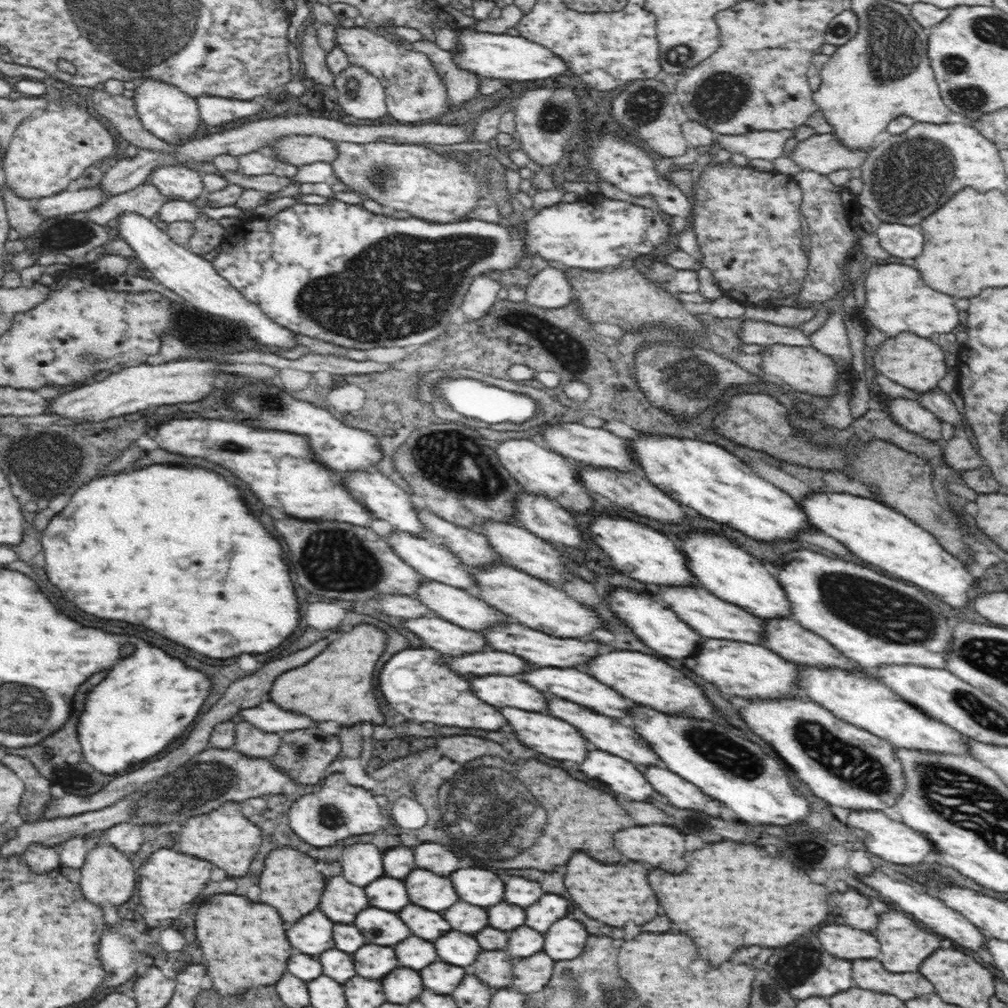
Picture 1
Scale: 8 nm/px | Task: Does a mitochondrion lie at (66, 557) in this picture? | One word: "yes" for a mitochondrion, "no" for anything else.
no

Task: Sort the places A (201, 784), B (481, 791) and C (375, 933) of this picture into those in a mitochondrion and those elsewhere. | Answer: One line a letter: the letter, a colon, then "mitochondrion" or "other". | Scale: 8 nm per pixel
A: mitochondrion
B: mitochondrion
C: other

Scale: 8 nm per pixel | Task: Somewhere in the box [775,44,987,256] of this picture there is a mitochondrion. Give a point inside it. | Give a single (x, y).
(910, 176)

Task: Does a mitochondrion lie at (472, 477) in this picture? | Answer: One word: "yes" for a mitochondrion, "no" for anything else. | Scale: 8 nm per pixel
yes

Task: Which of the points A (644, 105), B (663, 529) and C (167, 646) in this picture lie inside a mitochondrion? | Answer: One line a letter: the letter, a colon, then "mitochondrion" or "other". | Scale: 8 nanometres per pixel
A: mitochondrion
B: other
C: other

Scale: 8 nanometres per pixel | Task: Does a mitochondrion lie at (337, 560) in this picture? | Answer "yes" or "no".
yes

